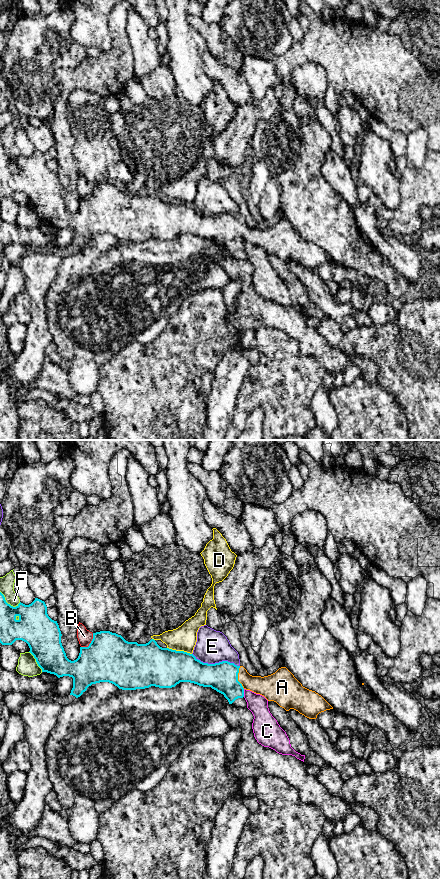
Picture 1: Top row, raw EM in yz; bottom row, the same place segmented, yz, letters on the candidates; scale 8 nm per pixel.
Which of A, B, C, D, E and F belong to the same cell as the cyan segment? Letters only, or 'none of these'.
A

